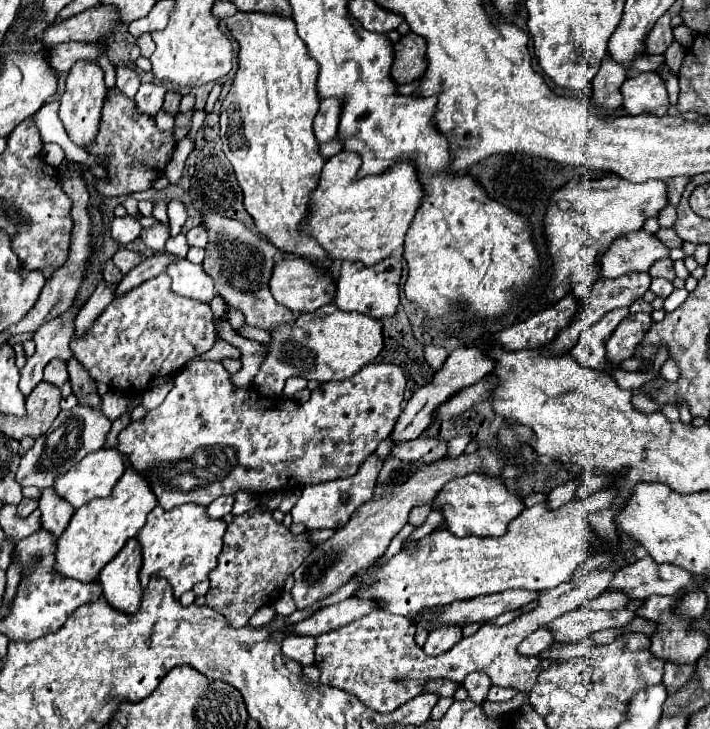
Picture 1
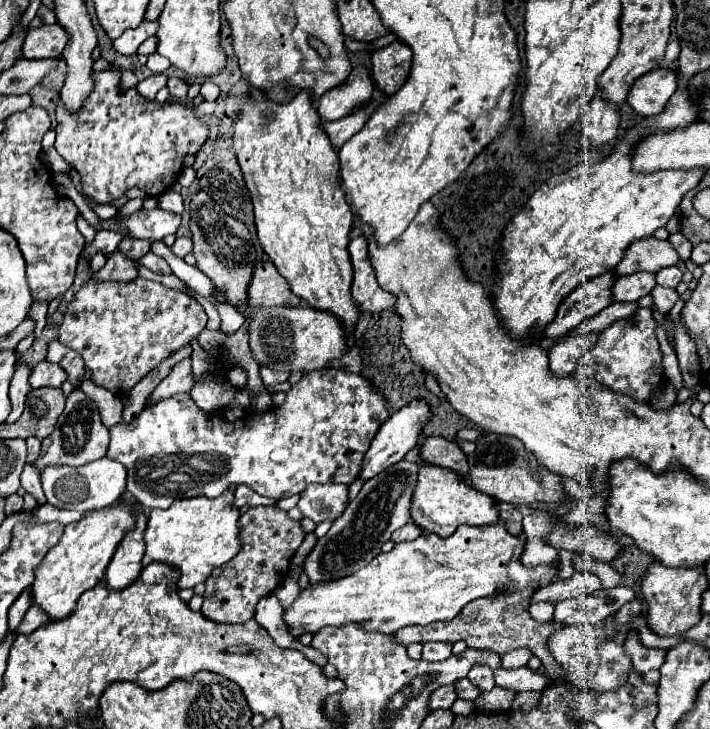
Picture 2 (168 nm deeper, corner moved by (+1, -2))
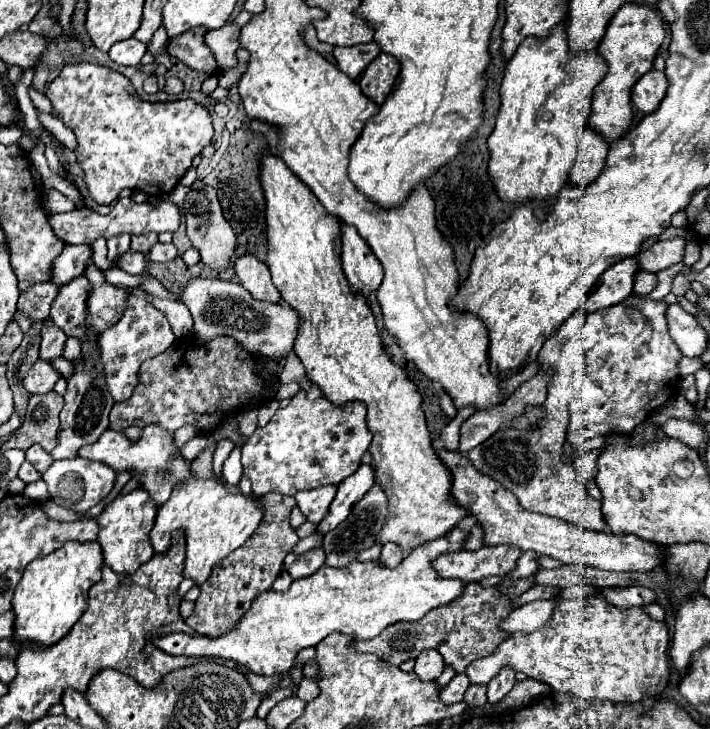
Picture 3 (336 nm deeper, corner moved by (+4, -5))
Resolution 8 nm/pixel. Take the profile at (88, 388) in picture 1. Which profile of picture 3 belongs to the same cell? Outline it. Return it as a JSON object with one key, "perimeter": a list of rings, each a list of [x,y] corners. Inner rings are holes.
{"perimeter":[[[45,320],[41,326],[41,348],[39,348],[39,358],[41,360],[53,360],[59,354],[63,354],[65,346],[65,332],[53,324],[53,320]]]}

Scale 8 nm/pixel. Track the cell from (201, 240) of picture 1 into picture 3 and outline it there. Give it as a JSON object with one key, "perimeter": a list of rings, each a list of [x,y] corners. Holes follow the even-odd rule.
{"perimeter":[[[153,244],[153,248],[149,250],[149,260],[151,262],[171,262],[177,258],[177,248],[173,244]]]}

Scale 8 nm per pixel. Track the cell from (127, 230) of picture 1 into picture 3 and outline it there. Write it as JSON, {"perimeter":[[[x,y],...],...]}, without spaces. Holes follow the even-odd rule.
{"perimeter":[[[85,244],[79,246],[63,246],[57,260],[51,264],[51,280],[53,284],[67,284],[69,280],[83,274],[85,264],[91,258],[91,248]]]}

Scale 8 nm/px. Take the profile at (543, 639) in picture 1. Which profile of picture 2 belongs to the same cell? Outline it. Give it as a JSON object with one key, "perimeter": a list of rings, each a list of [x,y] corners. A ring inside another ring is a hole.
{"perimeter":[[[518,647],[514,651],[508,651],[502,655],[502,665],[506,669],[512,669],[512,667],[524,667],[532,657],[532,651],[526,649],[526,647]]]}

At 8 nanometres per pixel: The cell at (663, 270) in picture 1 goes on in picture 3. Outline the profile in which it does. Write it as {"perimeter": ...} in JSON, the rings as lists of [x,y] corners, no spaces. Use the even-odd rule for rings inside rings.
{"perimeter":[[[677,274],[675,280],[673,280],[673,290],[671,292],[677,294],[677,296],[685,296],[687,290],[691,290],[691,280],[683,274]]]}

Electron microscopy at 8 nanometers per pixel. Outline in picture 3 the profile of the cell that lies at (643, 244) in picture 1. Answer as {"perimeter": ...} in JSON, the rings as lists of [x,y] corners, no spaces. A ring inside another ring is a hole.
{"perimeter":[[[669,238],[669,240],[655,242],[651,250],[641,252],[637,258],[639,258],[641,270],[657,274],[657,272],[681,262],[683,254],[685,254],[685,238]]]}

